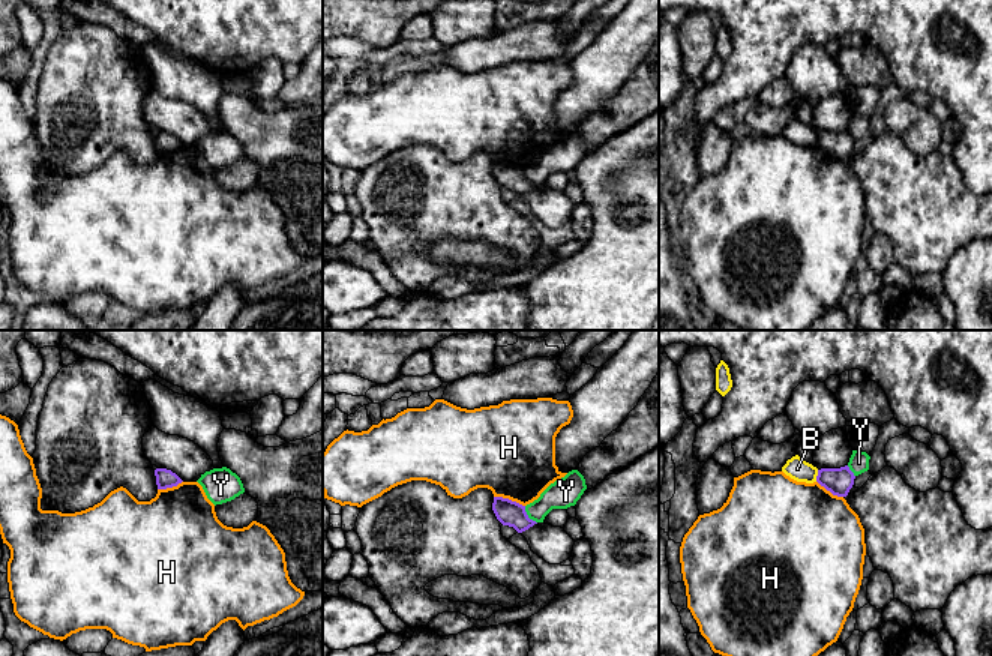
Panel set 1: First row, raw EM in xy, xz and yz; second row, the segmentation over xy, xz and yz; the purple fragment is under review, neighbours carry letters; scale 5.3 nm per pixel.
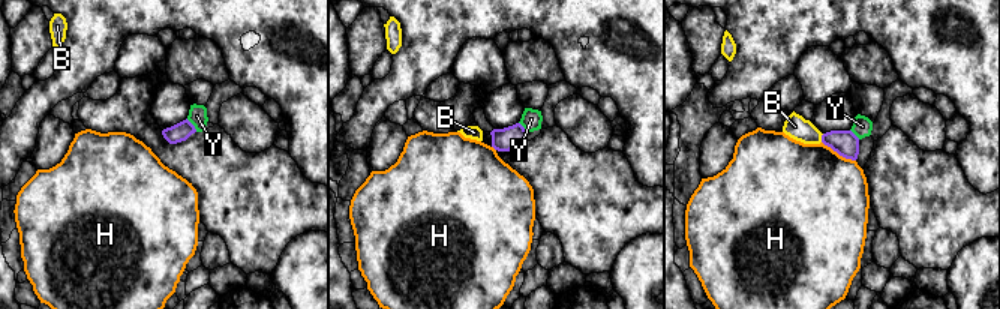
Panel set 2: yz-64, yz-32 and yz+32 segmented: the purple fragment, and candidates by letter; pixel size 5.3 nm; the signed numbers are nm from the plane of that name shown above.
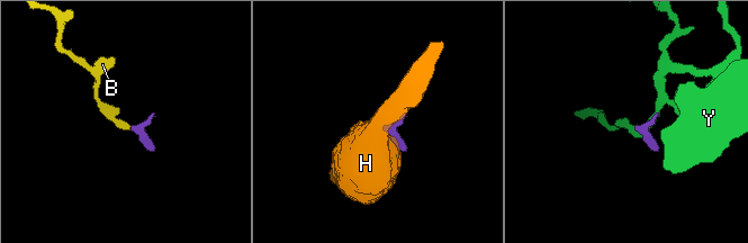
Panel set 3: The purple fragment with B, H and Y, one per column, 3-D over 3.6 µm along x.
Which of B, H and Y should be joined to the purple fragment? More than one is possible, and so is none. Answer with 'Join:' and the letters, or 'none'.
Join: none

